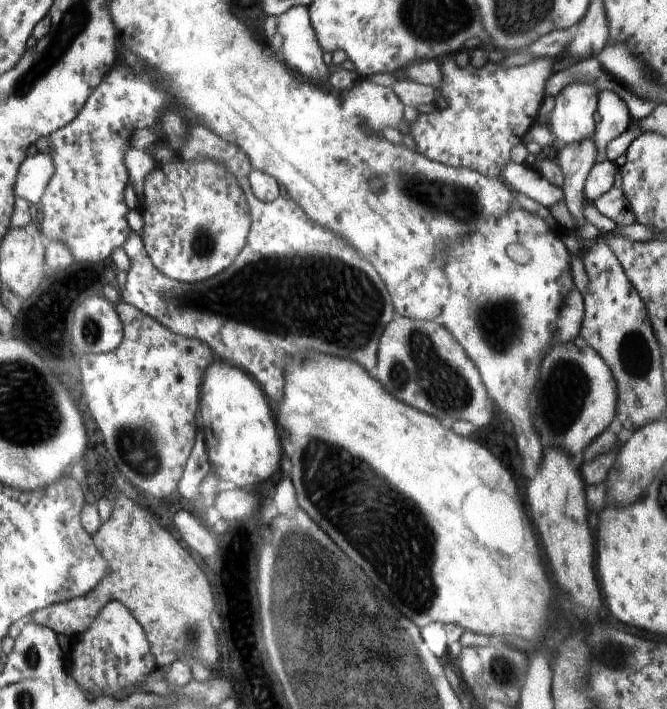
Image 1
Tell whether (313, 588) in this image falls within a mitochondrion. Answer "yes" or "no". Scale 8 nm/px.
yes

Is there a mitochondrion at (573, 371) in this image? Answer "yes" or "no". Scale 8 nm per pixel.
yes

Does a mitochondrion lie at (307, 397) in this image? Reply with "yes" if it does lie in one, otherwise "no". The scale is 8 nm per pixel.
no

